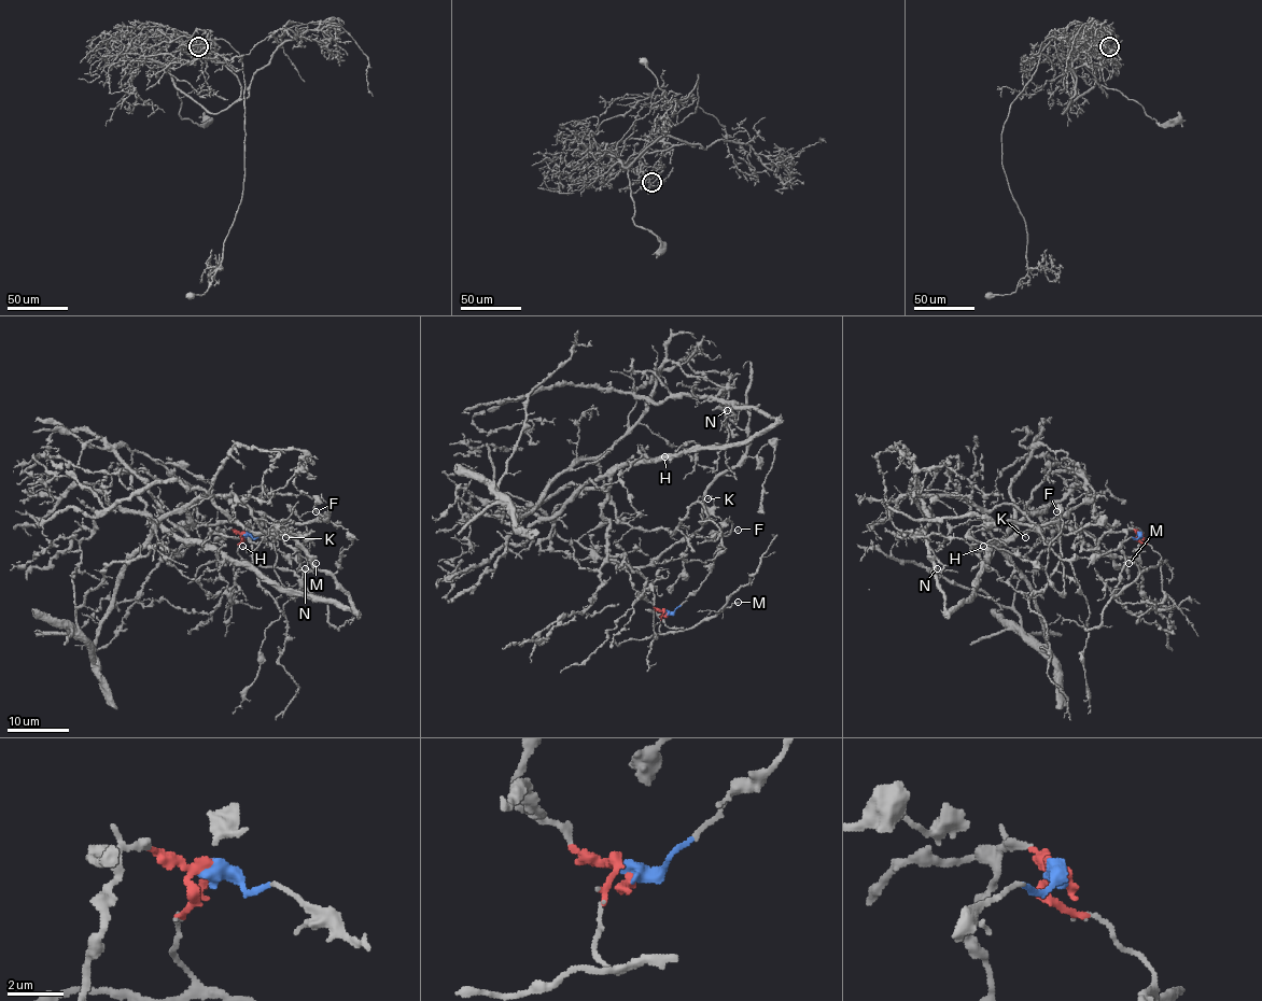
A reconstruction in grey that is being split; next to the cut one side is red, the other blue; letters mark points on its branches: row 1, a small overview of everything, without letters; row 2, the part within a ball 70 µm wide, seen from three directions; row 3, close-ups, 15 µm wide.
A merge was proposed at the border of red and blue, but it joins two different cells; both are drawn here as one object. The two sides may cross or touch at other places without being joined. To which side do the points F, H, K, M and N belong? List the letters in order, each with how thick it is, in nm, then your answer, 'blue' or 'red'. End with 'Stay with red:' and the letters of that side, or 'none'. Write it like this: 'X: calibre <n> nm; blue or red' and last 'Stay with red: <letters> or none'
F: calibre 150 nm; blue
H: calibre 140 nm; red
K: calibre 140 nm; blue
M: calibre 180 nm; red
N: calibre 80 nm; red
Stay with red: H, M, N

